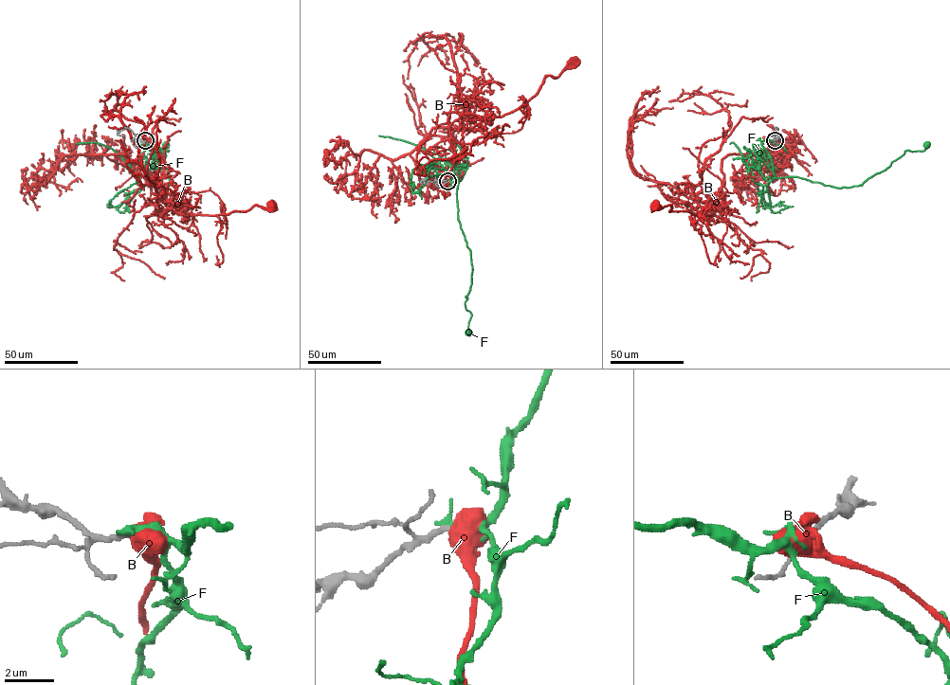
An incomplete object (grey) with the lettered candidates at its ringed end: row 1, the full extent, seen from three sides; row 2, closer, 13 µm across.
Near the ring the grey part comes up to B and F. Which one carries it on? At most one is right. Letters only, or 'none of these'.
F

